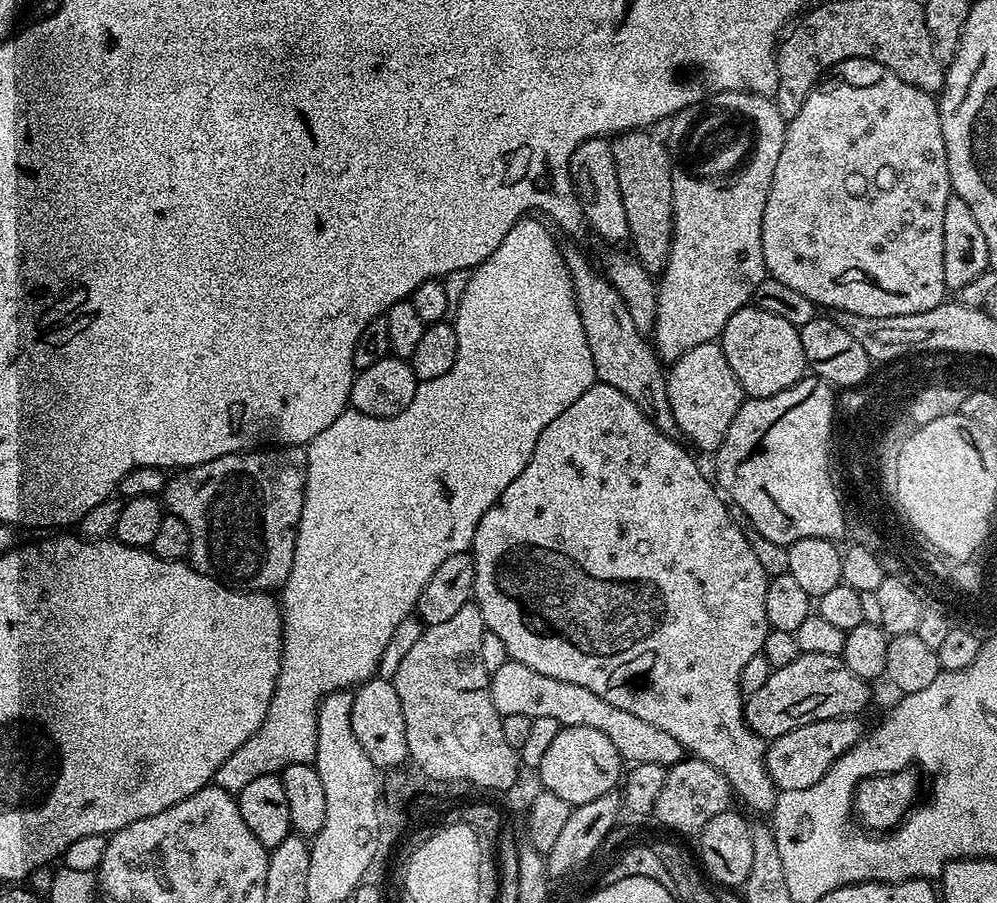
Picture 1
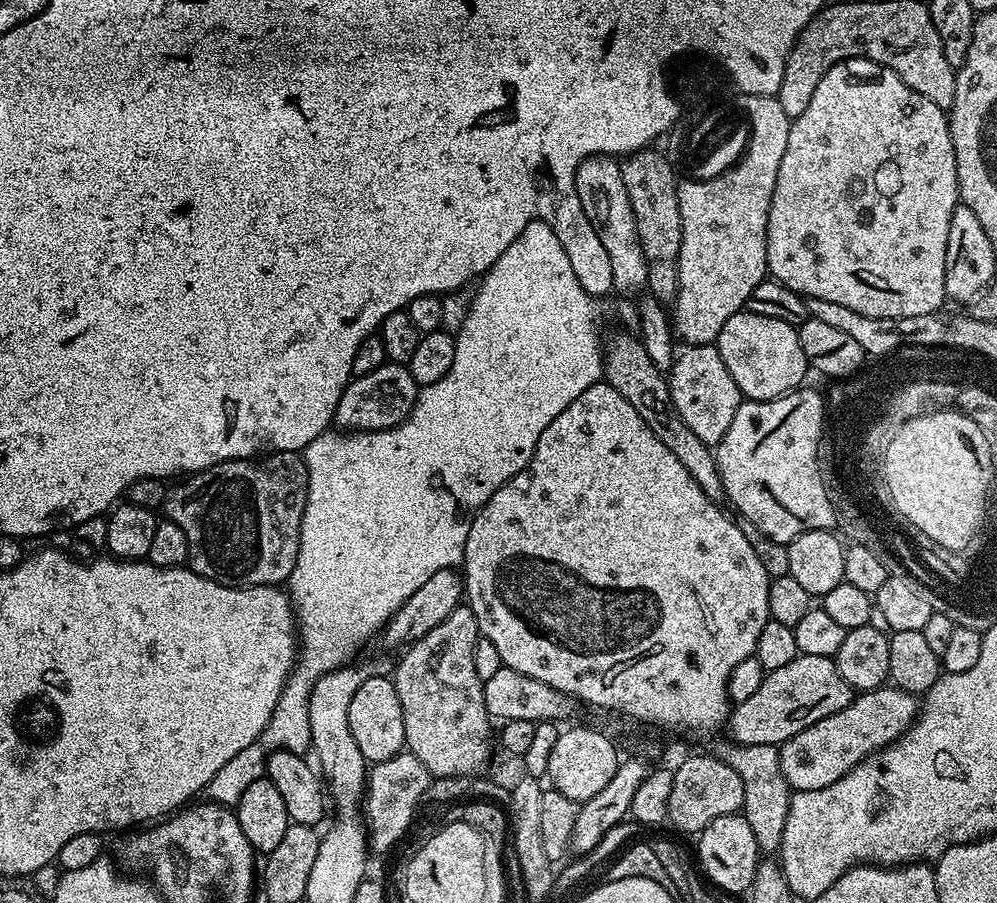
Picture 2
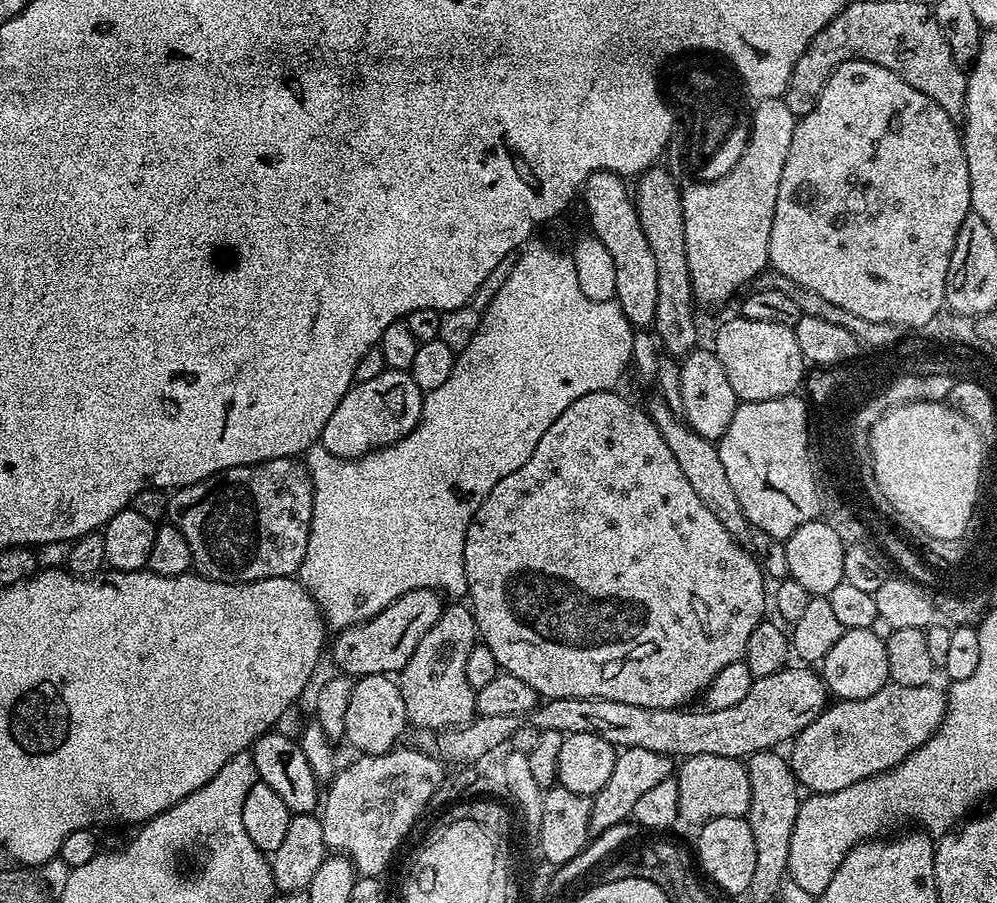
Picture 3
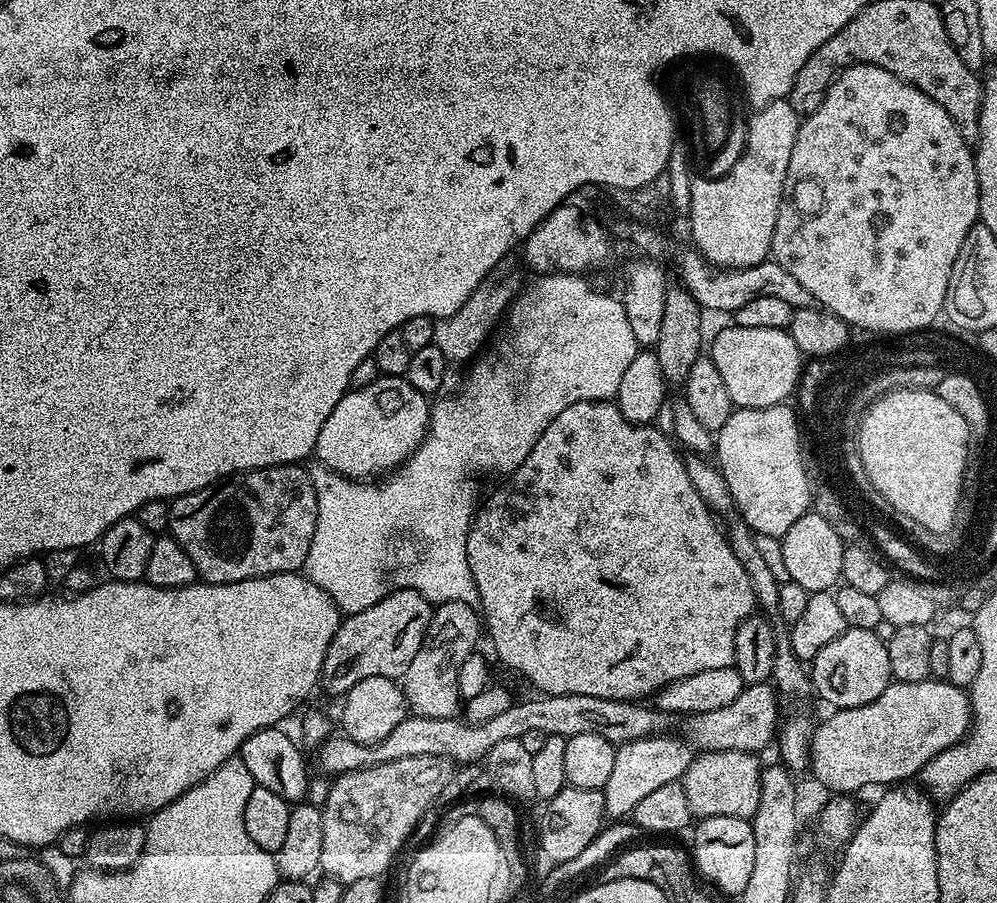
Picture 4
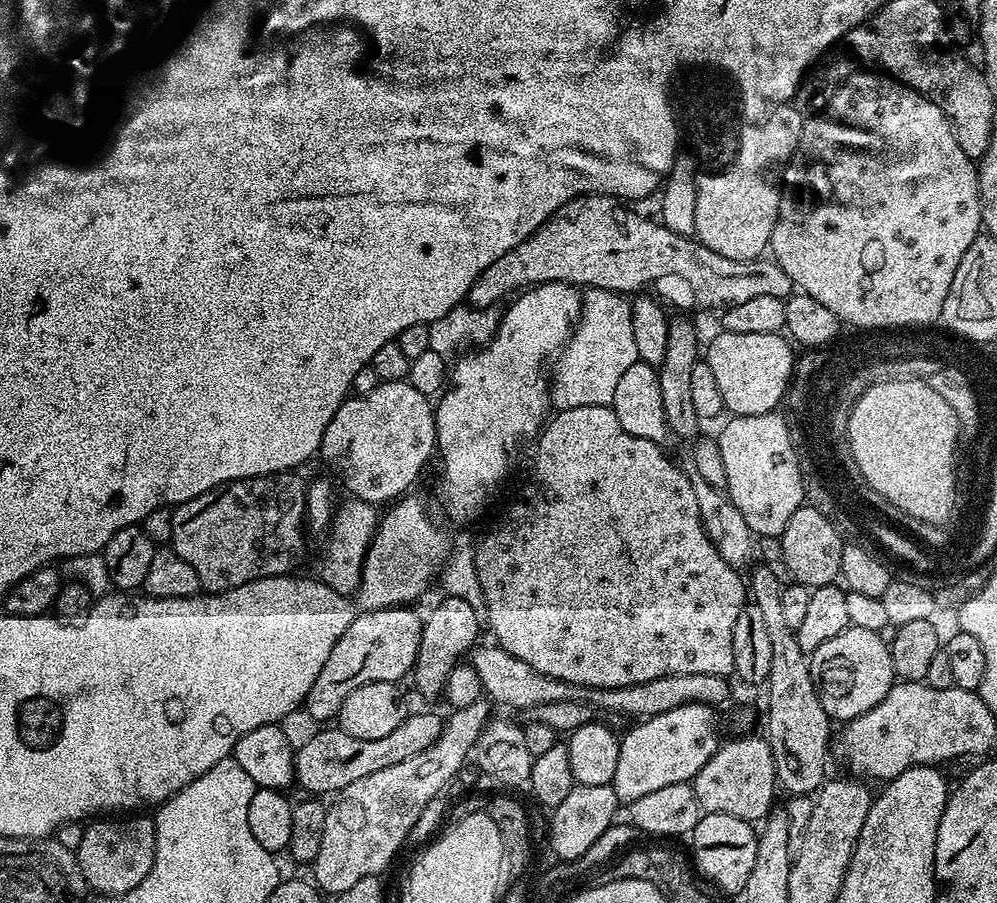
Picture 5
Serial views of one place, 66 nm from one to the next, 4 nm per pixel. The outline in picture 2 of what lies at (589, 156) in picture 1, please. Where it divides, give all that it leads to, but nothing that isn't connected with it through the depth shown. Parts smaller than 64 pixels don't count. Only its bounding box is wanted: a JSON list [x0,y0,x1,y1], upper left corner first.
[576,156,648,297]

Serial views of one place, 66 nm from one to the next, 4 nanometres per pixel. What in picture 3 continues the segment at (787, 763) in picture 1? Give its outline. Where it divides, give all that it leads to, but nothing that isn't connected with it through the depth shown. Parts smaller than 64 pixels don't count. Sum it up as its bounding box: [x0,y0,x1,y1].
[790,682,948,794]

